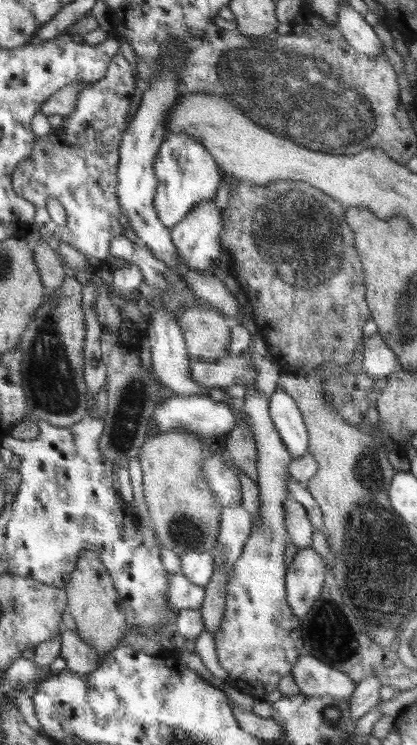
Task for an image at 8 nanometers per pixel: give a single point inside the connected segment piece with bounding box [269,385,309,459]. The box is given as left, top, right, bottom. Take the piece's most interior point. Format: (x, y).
(285, 415)

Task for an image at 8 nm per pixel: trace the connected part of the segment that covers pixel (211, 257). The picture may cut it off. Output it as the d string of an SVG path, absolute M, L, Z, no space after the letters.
M215 198L208 202L200 202L190 210L189 214L177 226L171 228L170 238L176 248L176 254L186 266L186 272L202 272L205 268L218 267L222 245L220 242L220 231L222 225L221 212L216 206Z

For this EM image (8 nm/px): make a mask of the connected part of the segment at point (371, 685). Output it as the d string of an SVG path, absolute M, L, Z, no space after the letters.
M374 676L362 678L360 682L356 683L356 690L354 690L354 695L349 703L351 726L354 726L357 720L360 720L362 716L381 702L379 698L380 687L382 687L380 680Z

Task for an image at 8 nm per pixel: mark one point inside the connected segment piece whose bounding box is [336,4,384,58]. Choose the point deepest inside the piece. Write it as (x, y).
(358, 33)

